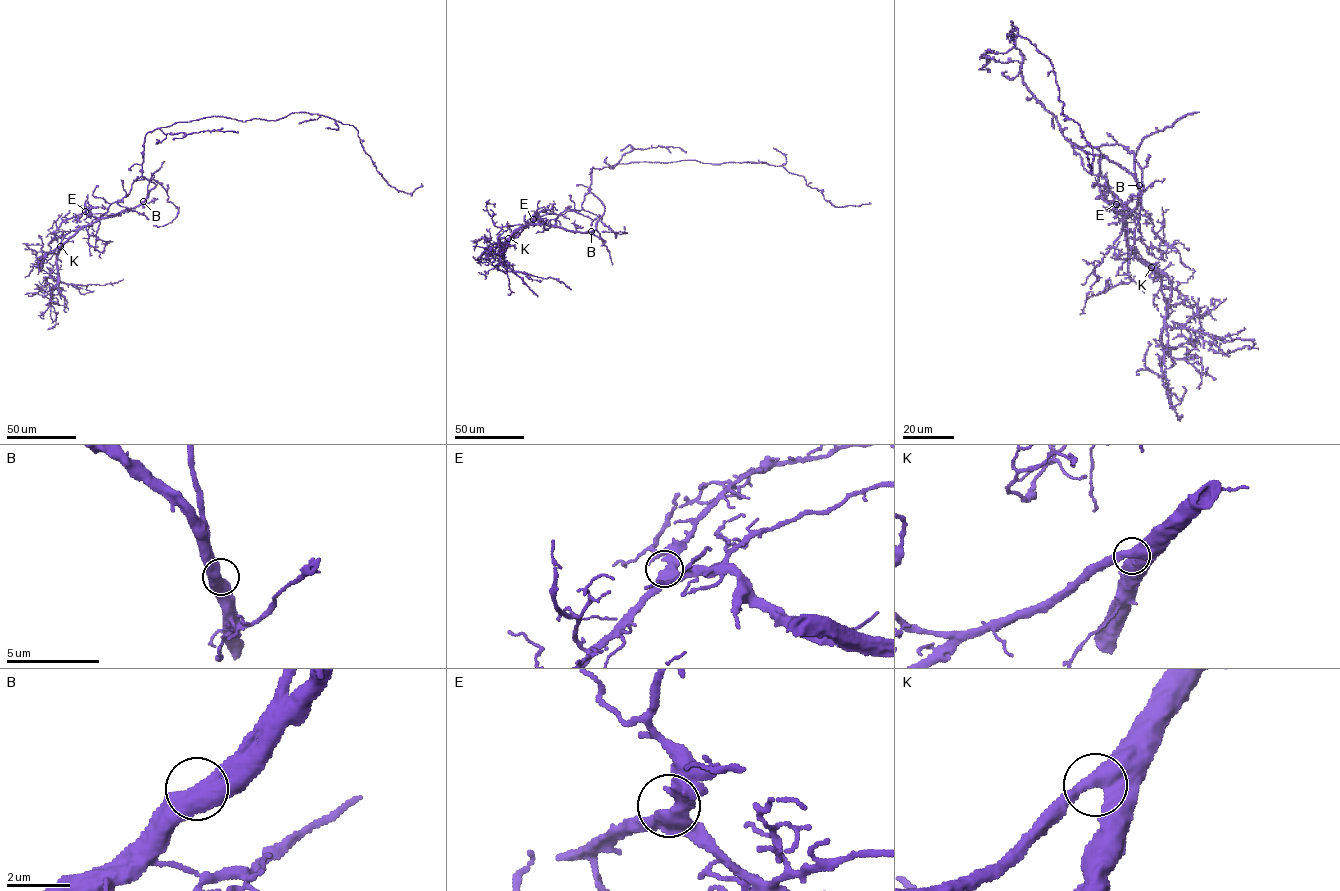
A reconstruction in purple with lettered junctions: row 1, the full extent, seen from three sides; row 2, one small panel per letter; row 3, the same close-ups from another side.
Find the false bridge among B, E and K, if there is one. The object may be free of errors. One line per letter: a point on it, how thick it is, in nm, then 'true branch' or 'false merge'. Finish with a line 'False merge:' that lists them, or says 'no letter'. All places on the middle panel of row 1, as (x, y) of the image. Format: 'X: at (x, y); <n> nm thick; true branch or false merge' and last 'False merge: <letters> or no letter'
B: at (591, 231); 550 nm thick; true branch
E: at (533, 219); 500 nm thick; true branch
K: at (508, 238); 500 nm thick; true branch
False merge: no letter

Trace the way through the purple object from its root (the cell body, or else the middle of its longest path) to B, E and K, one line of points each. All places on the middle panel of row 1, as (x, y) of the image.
B: (596, 168), (592, 168), (590, 190), (602, 203), (604, 212), (596, 228), (591, 231)
E: (596, 168), (592, 168), (590, 190), (604, 208), (596, 229), (570, 231), (533, 219)
K: (596, 168), (592, 168), (590, 190), (604, 208), (596, 229), (574, 232), (545, 224), (526, 224), (508, 238)

